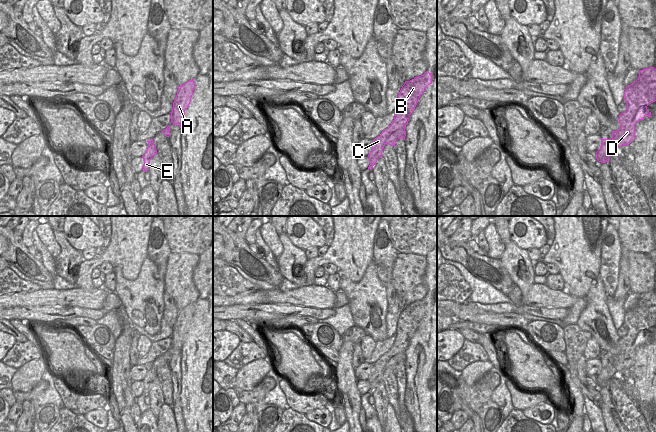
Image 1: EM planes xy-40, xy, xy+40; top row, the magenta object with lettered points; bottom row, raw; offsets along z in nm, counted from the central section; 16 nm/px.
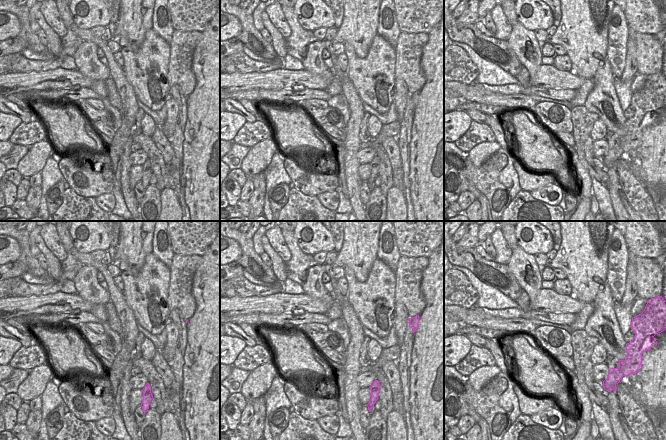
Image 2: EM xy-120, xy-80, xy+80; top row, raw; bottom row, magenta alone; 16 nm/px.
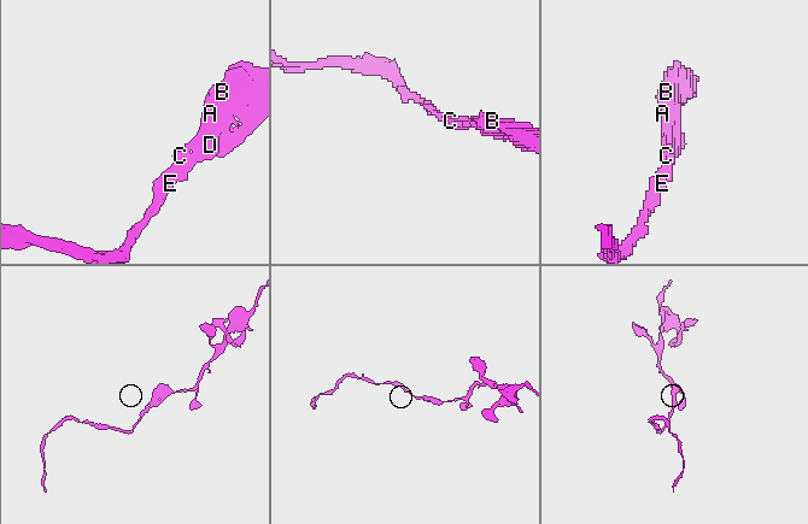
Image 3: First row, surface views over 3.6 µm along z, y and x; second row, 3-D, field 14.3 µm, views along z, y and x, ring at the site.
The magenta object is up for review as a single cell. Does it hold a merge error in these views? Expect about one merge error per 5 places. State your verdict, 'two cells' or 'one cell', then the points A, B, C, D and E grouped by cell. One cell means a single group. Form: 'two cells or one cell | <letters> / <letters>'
one cell | A B C D E

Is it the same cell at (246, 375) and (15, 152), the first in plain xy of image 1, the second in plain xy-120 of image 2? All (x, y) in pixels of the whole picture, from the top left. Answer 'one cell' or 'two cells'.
two cells

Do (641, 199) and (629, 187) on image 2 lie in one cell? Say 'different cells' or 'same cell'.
same cell

